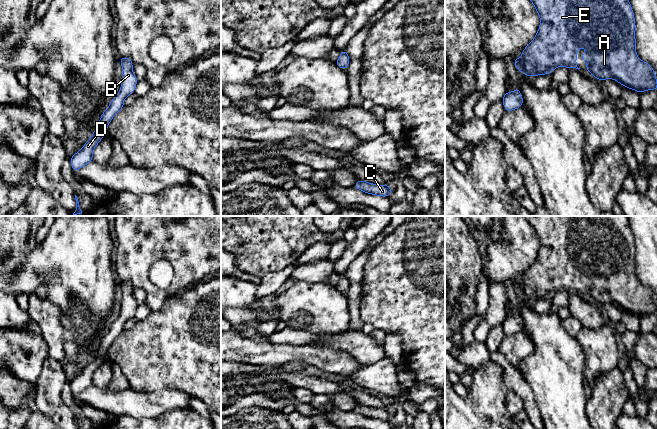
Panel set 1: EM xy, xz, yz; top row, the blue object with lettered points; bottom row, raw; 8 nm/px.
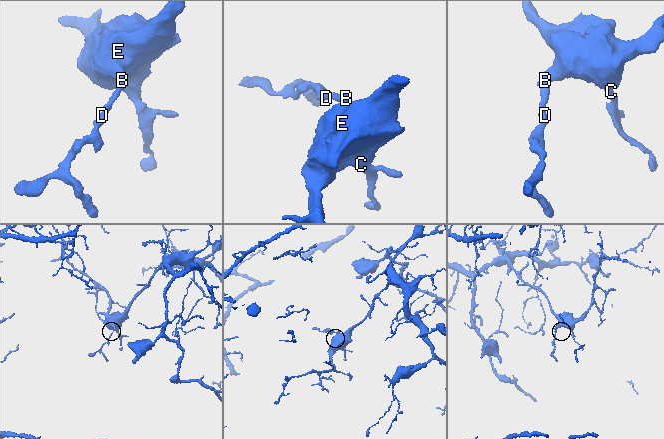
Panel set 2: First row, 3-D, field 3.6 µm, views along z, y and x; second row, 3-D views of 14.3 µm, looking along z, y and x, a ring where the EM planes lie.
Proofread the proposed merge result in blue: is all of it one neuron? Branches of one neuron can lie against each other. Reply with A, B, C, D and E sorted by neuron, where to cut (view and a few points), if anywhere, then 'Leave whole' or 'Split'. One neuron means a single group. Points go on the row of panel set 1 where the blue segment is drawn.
Groups: A B C D E. No split. Leave whole

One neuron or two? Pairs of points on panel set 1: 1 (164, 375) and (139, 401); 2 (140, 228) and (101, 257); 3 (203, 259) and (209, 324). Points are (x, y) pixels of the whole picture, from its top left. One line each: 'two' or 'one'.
1: two
2: two
3: two

